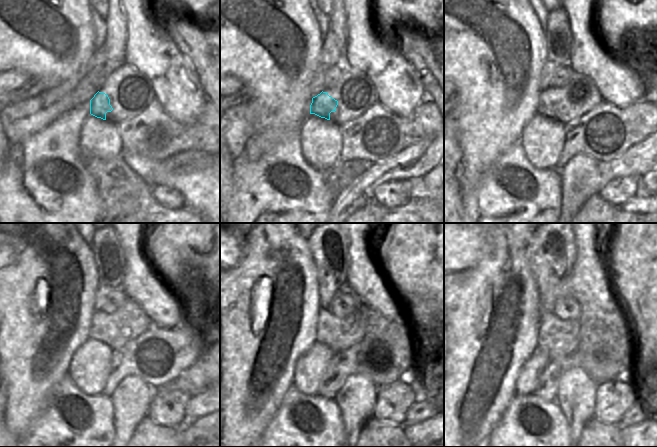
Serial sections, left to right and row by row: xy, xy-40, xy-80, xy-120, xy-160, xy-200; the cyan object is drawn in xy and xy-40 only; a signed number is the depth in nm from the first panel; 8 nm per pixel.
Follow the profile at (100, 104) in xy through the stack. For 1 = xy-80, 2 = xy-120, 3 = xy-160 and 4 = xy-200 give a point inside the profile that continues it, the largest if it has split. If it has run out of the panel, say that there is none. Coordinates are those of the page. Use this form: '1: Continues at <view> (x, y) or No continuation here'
1: Continues at xy-80 (548, 105)
2: Continues at xy-120 (100, 329)
3: Continues at xy-160 (324, 330)
4: Continues at xy-200 (548, 330).

